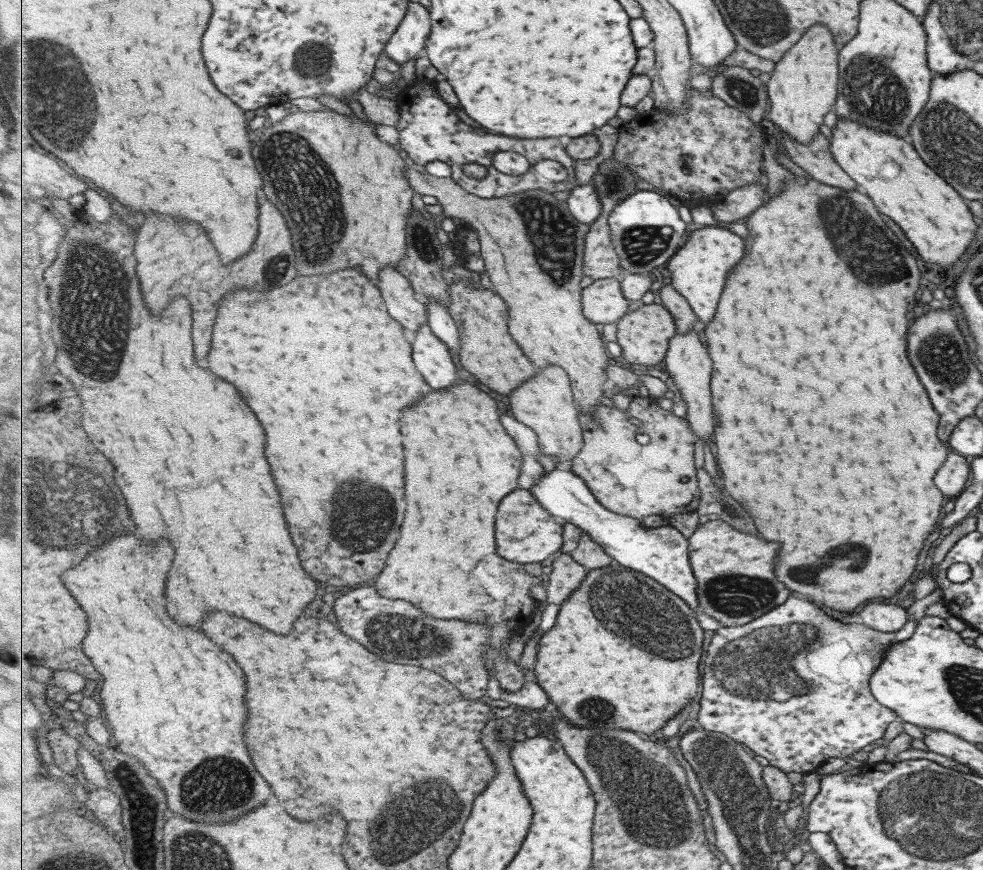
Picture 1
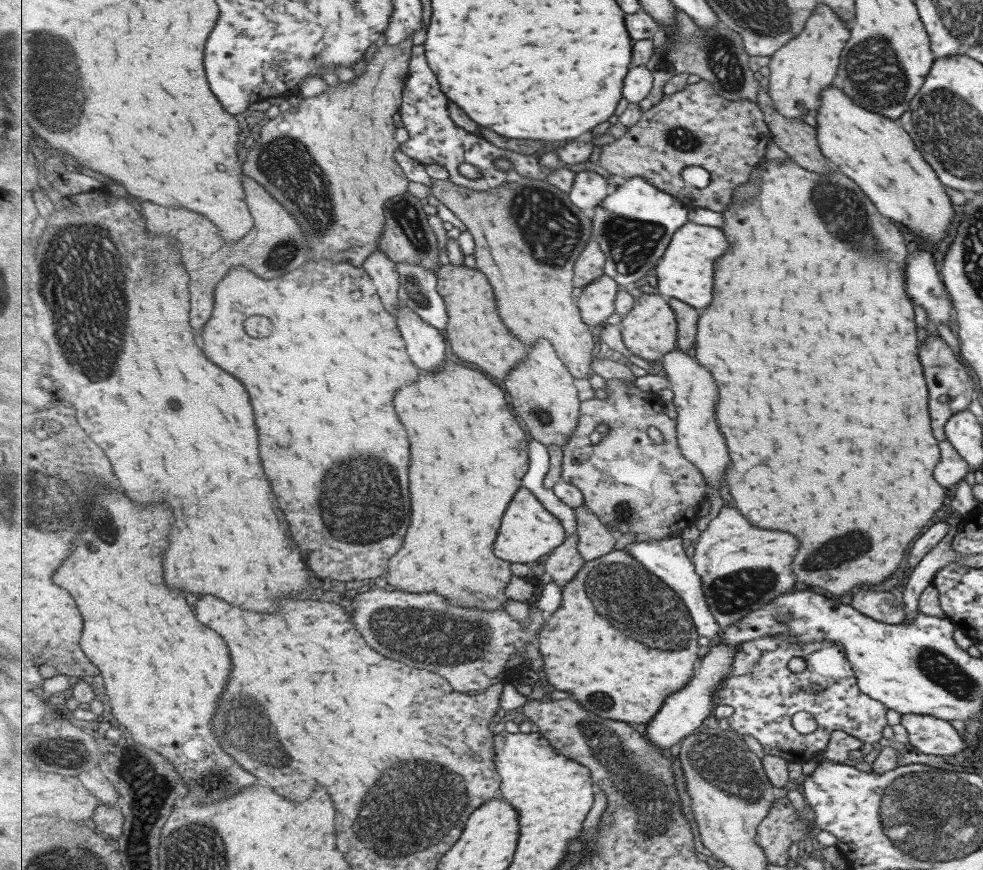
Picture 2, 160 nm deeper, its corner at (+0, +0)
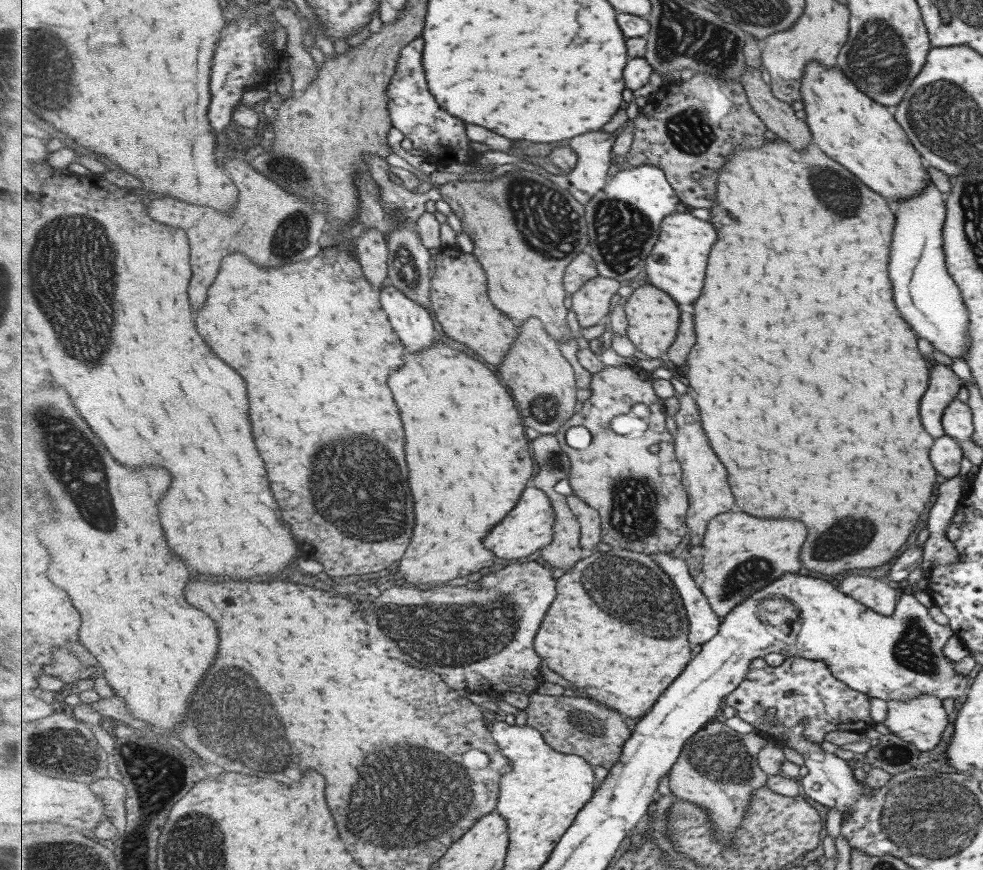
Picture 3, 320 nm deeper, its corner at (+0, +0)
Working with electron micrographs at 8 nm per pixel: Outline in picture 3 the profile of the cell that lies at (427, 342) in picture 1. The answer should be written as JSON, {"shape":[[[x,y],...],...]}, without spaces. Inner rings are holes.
{"shape":[[[388,282],[380,292],[383,294],[383,308],[387,308],[387,314],[409,352],[419,352],[433,342],[439,342],[435,335],[435,320],[423,305]]]}

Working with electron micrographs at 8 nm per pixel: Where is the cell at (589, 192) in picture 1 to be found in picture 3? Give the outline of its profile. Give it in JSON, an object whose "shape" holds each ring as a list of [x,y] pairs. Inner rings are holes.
{"shape":[[[587,132],[567,140],[567,146],[575,149],[578,163],[565,178],[566,188],[580,203],[586,205],[607,186],[611,170],[611,150],[617,142],[615,134]]]}

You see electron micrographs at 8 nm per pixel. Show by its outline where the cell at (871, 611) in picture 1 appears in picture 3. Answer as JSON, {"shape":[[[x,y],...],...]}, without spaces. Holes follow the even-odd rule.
{"shape":[[[847,574],[843,576],[842,582],[837,587],[843,591],[843,594],[850,596],[857,602],[863,604],[864,607],[871,609],[873,612],[878,612],[881,616],[891,616],[897,599],[899,597],[897,591],[887,585],[887,582],[863,575]]]}

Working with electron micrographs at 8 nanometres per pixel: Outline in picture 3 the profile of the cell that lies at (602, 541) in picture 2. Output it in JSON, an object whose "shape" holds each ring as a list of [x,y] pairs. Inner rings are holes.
{"shape":[[[575,494],[569,495],[568,500],[575,516],[578,516],[578,521],[582,528],[580,544],[583,550],[590,554],[597,552],[597,544],[603,542],[602,516],[600,512]]]}

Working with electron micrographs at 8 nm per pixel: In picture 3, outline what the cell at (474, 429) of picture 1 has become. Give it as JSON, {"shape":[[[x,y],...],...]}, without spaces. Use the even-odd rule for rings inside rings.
{"shape":[[[439,340],[435,348],[427,348],[427,352],[407,354],[407,364],[399,372],[391,372],[391,388],[395,392],[395,400],[399,404],[399,410],[403,412],[403,422],[407,424],[407,462],[411,468],[411,488],[415,494],[415,510],[417,510],[417,526],[415,536],[411,542],[409,554],[403,558],[399,570],[408,586],[441,587],[449,580],[469,576],[473,572],[479,572],[481,568],[489,568],[495,562],[495,554],[485,548],[483,538],[515,508],[521,494],[531,484],[532,479],[539,472],[539,465],[535,462],[535,452],[532,451],[531,436],[527,436],[527,424],[523,422],[523,415],[519,416],[519,406],[515,404],[513,392],[503,384],[503,376],[495,372],[495,368],[487,368],[483,360],[477,360],[475,356],[467,356],[463,350],[455,350]]]}

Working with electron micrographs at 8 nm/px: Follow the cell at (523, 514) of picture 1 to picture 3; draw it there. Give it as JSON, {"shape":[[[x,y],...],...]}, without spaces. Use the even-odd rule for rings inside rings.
{"shape":[[[530,484],[523,491],[523,500],[519,500],[515,512],[511,512],[511,516],[507,516],[507,520],[503,520],[503,524],[499,524],[499,528],[495,528],[491,536],[487,536],[487,548],[491,548],[499,558],[505,560],[529,557],[553,542],[556,522],[556,512],[548,494],[543,489]]]}

